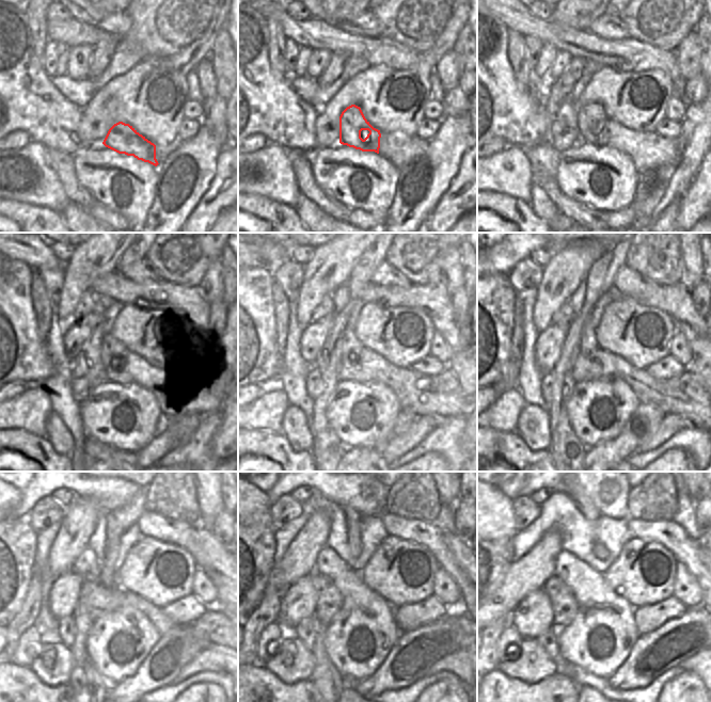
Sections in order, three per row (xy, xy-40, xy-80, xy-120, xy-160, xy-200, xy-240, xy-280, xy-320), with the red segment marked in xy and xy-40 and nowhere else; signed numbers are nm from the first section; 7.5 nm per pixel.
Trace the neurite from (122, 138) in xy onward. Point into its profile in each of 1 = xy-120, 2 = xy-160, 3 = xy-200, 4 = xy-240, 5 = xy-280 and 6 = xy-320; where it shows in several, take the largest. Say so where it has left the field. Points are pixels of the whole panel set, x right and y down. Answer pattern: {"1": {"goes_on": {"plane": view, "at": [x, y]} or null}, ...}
{"1": {"goes_on": {"plane": "xy-120", "at": [112, 350]}}, "2": {"goes_on": {"plane": "xy-160", "at": [350, 345]}}, "3": {"goes_on": {"plane": "xy-200", "at": [588, 344]}}, "4": {"goes_on": {"plane": "xy-240", "at": [108, 575]}}, "5": {"goes_on": {"plane": "xy-280", "at": [352, 516]}}, "6": {"goes_on": {"plane": "xy-320", "at": [575, 493]}}}

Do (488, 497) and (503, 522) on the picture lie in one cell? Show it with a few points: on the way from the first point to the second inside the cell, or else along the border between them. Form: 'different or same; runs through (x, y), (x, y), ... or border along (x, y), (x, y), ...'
same; runs through (488, 504), (488, 507), (496, 515)

